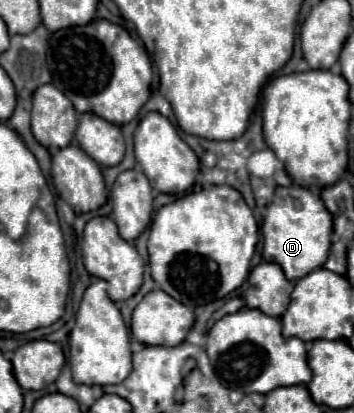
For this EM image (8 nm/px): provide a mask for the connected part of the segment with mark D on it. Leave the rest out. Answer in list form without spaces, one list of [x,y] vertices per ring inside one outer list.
[[[298,185],[276,187],[274,201],[268,205],[268,213],[262,223],[262,257],[270,263],[278,263],[286,279],[300,279],[326,263],[330,251],[330,233],[332,215],[318,195]]]

